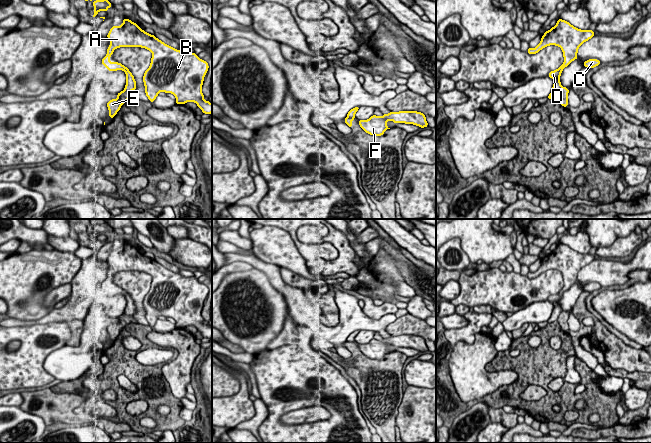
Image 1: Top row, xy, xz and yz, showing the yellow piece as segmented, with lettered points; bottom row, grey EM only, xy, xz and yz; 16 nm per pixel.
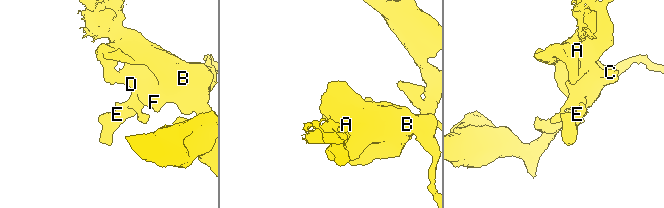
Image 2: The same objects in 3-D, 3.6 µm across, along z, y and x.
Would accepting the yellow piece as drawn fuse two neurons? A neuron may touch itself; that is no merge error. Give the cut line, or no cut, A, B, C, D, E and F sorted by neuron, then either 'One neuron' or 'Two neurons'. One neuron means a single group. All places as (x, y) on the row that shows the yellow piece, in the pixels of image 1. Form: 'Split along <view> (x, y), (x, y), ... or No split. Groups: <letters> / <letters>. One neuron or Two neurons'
Split along yz (562, 87), (556, 96). Groups: A B C D F / E. Two neurons

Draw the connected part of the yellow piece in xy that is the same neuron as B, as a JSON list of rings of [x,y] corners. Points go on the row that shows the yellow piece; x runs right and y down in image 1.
[[[125,18],[121,26],[112,26],[106,37],[110,45],[101,62],[108,71],[125,72],[127,79],[124,90],[131,92],[136,89],[134,76],[121,63],[111,63],[110,57],[120,47],[145,48],[152,53],[150,66],[143,76],[145,93],[150,102],[155,101],[159,92],[171,93],[176,97],[176,104],[184,105],[192,101],[203,113],[212,113],[212,103],[204,100],[201,90],[209,65],[194,52],[183,53]]]

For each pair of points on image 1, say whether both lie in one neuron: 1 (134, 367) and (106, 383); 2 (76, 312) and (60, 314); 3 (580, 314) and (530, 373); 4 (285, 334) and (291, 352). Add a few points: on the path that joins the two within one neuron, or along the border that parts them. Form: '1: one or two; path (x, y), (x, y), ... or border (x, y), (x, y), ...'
1: one; path (127, 367), (121, 367), (112, 376)
2: one; path (72, 312), (64, 314)
3: two; border (565, 331), (570, 336), (575, 351)
4: two; border (295, 344), (284, 344), (269, 350)

